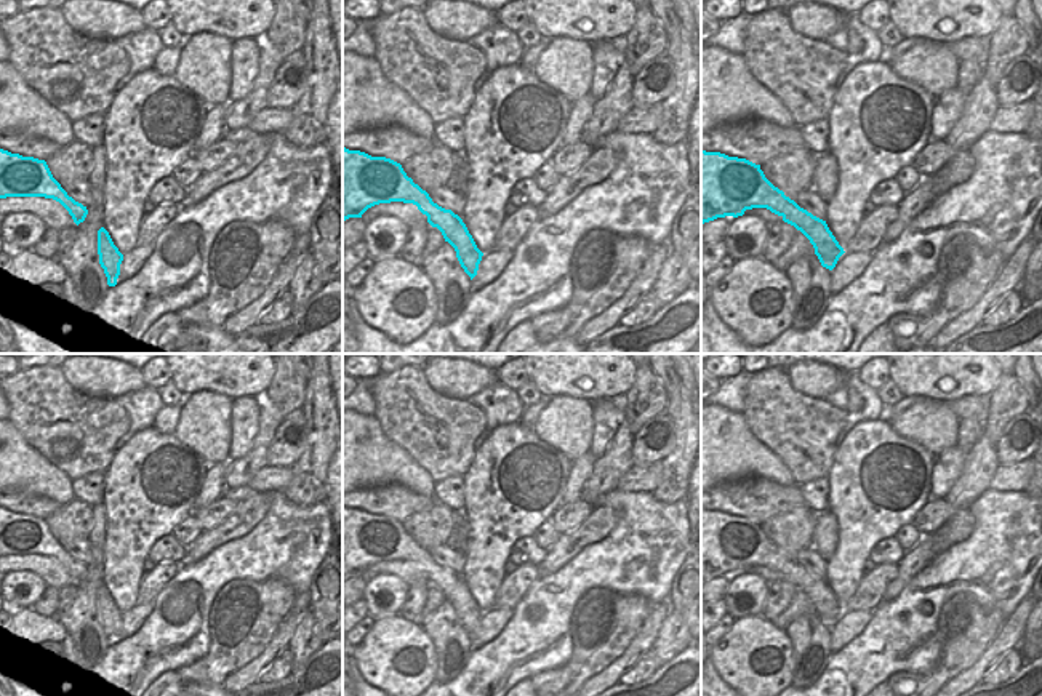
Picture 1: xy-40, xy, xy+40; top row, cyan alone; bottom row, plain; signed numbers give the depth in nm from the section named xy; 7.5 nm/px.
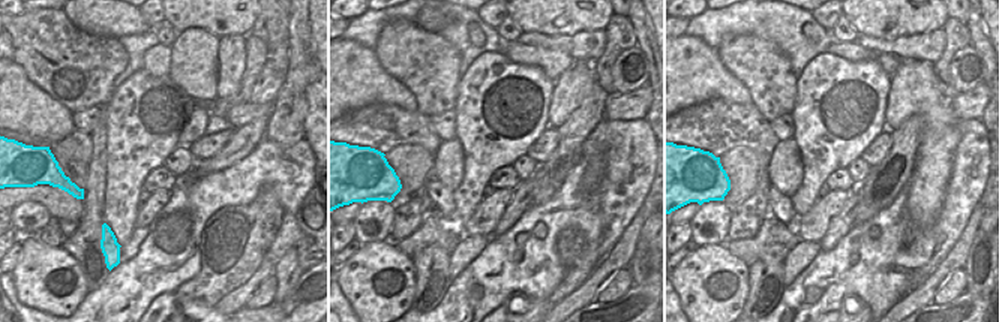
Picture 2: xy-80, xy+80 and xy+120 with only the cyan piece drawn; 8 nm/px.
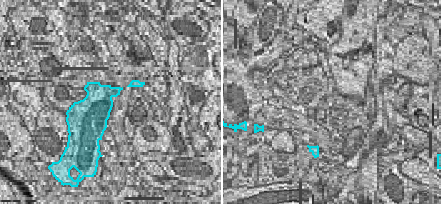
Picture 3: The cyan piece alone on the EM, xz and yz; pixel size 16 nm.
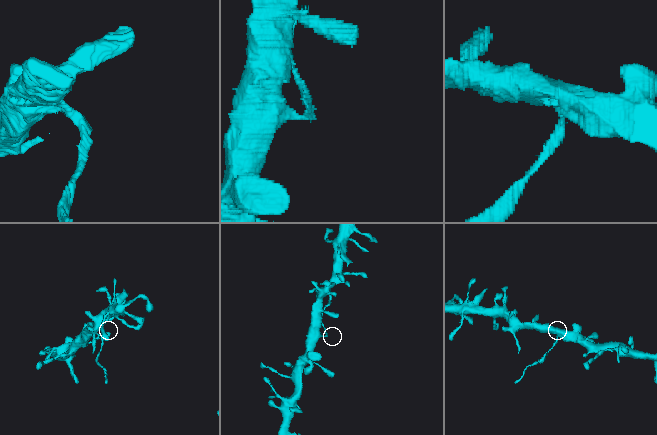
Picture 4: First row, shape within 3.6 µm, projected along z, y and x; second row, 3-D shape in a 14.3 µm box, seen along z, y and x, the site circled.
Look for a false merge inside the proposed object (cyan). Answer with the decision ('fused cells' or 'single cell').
fused cells

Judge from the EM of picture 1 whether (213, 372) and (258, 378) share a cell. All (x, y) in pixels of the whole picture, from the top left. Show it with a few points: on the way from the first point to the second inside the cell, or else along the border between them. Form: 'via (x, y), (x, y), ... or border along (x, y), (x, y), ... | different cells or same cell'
via (224, 372), (247, 372) | same cell

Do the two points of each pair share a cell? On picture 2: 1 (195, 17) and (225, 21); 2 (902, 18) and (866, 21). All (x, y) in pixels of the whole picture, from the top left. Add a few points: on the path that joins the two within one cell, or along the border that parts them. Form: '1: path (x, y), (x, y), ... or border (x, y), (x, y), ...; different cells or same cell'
1: path (203, 17), (218, 17); same cell
2: path (893, 18), (875, 18); same cell

